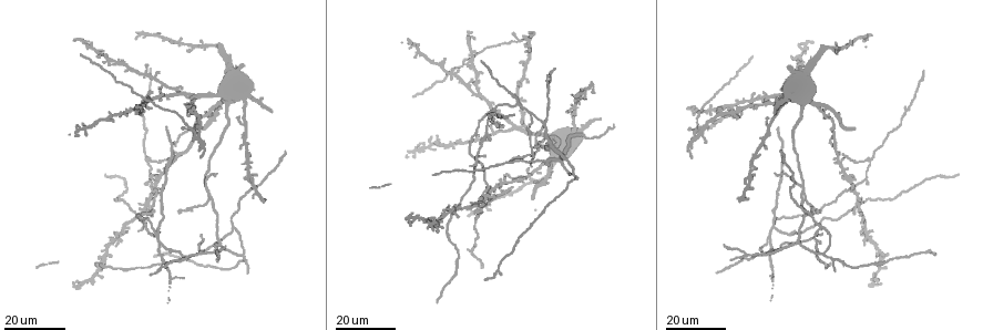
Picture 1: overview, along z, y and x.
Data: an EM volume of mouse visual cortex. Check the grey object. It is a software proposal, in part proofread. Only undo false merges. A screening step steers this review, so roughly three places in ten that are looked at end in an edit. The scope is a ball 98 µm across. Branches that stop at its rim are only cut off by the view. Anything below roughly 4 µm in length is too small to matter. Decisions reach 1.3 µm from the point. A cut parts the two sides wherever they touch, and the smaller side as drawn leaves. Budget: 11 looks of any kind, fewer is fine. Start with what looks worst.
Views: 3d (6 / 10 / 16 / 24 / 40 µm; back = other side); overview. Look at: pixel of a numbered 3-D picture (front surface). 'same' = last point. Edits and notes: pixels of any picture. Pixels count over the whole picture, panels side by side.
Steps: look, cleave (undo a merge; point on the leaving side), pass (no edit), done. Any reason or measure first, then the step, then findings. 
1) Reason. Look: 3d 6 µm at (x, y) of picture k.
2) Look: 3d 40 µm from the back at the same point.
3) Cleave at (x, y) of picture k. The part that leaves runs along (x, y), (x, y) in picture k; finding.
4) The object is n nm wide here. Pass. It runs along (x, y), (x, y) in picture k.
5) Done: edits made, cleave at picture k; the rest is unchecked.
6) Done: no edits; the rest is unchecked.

Arms part here. Look: 3d 16 µm at (800, 185) of picture 1.

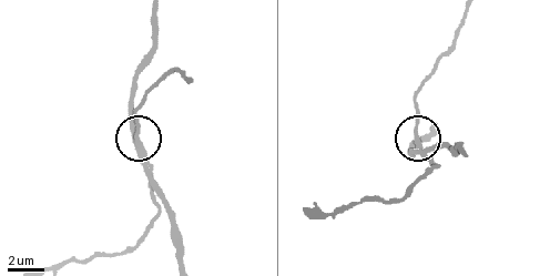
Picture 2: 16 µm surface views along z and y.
Closer look. Look: 3d 10 µm at (416, 148) of picture 2.

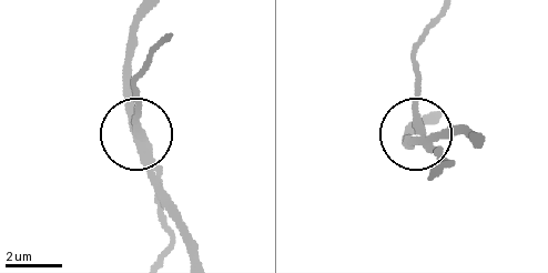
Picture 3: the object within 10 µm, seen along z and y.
The object is 280 nm wide here. Cleave at (438, 148) of picture 3. The part that leaves runs along (150, 155), (169, 254) in picture 3; two cells meet here.

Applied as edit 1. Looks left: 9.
Look: overview.

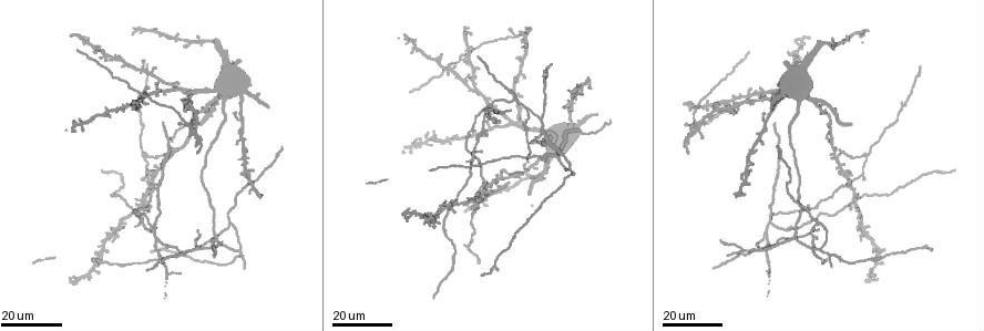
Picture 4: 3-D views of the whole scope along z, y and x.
Four-way junction. Look: 3d 16 µm at (143, 154) of picture 4.

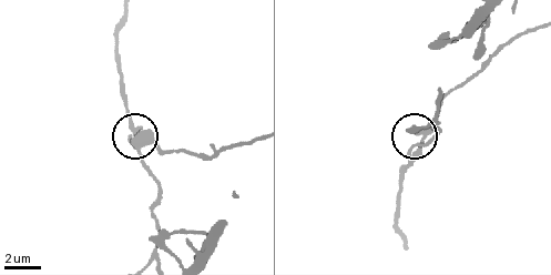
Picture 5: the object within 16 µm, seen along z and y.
Closer look. Look: 3d 6 µm at the same point.

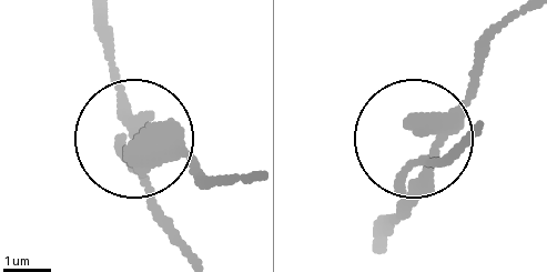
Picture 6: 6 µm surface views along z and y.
The object is 320 nm wide here. Cleave at (160, 123) of picture 6. The part that leaves runs along (418, 191), (434, 136), (514, 20) in picture 6; two cells meet here.

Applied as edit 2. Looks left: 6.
Two arms in line, one across. Look: 3d 24 µm at (527, 107) of picture 4.

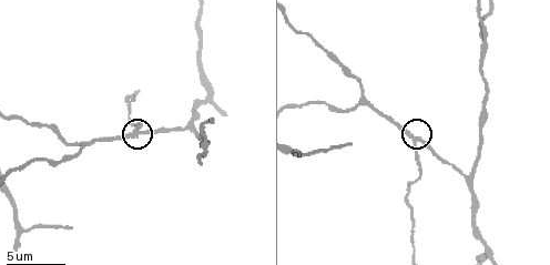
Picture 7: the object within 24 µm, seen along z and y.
Closer look. Look: 3d 6 µm at (136, 133) of picture 7.

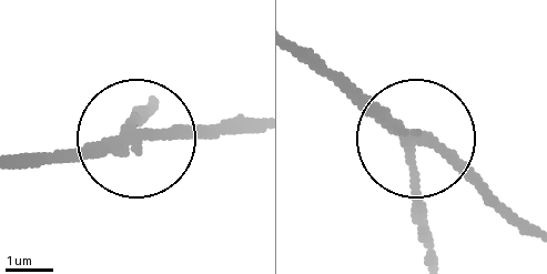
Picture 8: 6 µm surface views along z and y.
The object is 220 nm wide here. Cleave at (418, 210) of picture 8. The part that leaves runs along (404, 145), (424, 249) in picture 8; two cells meet here.

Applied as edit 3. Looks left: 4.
Look: overview.

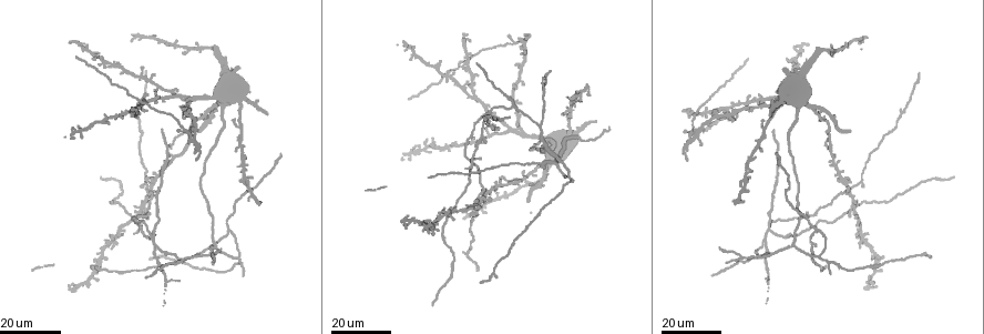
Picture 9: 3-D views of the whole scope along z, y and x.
A fork. Look: 3d 16 µm at (184, 258) of picture 9.

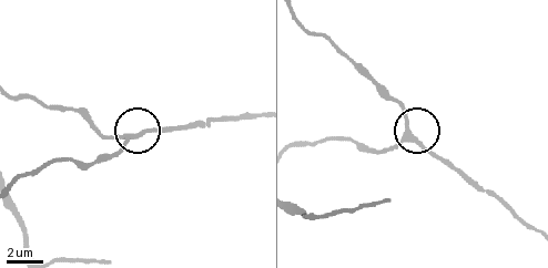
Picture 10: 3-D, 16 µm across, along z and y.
Look: 3d 6 µm at (127, 139) of picture 10.

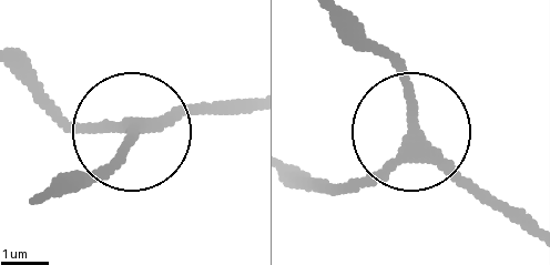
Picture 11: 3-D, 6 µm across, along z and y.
3 arms meet here. Pass. It runs along (253, 99), (158, 118), (78, 190) in picture 11; one cell here.

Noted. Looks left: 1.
Done: edits made, cleave at picture 3, cleave at picture 6, cleave at picture 8; the rest is unchecked.

